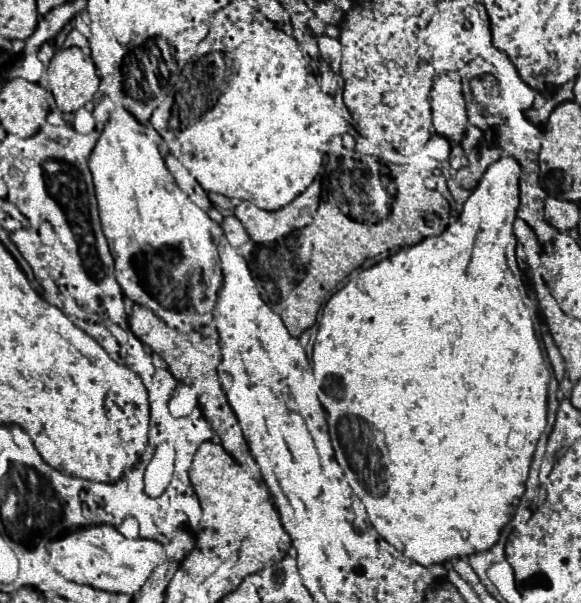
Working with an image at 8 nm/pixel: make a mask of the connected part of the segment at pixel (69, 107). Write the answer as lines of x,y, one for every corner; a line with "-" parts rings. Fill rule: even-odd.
76,46
54,54
48,66
48,84
58,108
66,114
80,110
100,90
92,58

